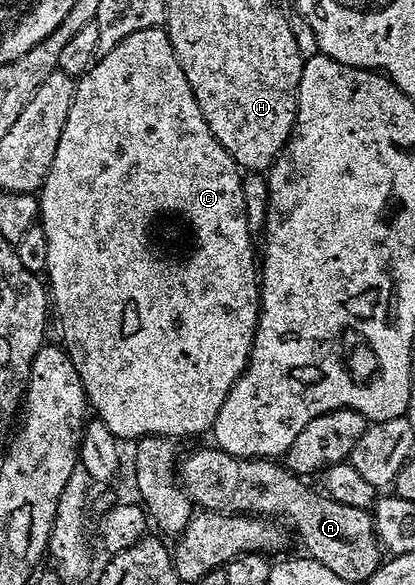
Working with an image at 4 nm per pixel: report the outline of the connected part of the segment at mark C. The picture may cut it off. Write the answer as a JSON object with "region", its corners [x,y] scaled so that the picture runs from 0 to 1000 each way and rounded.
{"region":[[[395,46],[352,48],[304,62],[270,87],[246,109],[227,108],[212,125],[193,132],[137,268],[94,330],[94,383],[108,388],[104,419],[118,431],[113,479],[123,487],[123,520],[135,545],[137,540],[147,545],[145,579],[181,632],[190,632],[212,696],[234,703],[227,704],[231,716],[246,718],[284,754],[484,745],[492,738],[496,744],[600,624],[619,571],[619,538],[629,535],[624,444],[610,439],[614,403],[598,393],[586,294],[508,229]]]}

